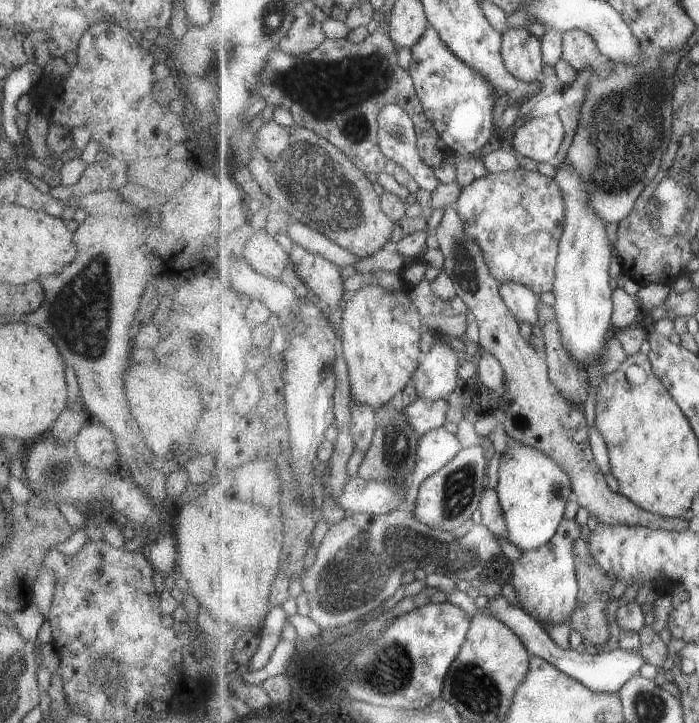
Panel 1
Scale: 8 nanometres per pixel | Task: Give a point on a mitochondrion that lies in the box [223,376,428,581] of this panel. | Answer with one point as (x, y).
(396, 449)

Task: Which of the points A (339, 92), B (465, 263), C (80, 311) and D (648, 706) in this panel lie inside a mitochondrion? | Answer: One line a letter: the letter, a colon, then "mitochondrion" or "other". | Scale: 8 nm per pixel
A: mitochondrion
B: mitochondrion
C: mitochondrion
D: mitochondrion

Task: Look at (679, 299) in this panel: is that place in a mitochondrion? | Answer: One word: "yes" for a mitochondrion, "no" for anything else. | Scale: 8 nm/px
no

